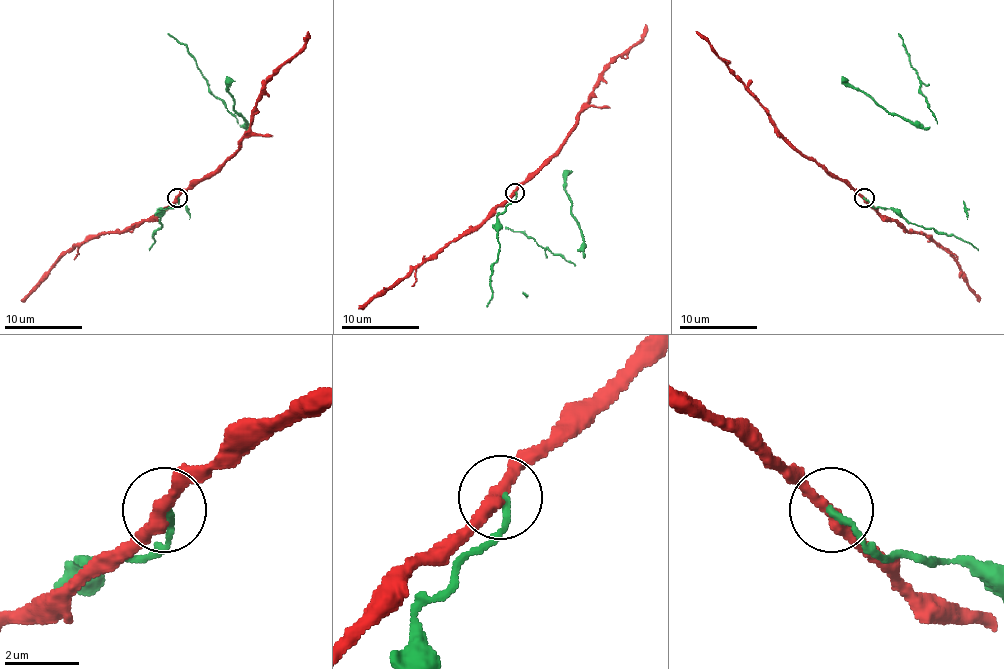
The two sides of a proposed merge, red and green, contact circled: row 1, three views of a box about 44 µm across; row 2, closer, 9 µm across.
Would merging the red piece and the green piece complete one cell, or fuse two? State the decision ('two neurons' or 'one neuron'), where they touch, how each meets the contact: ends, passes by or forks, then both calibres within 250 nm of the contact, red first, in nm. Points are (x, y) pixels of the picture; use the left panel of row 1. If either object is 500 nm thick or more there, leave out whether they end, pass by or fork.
two neurons; at (177, 198); red passes by; green ends there; 340 nm thick on the red side, 170 nm on the other

